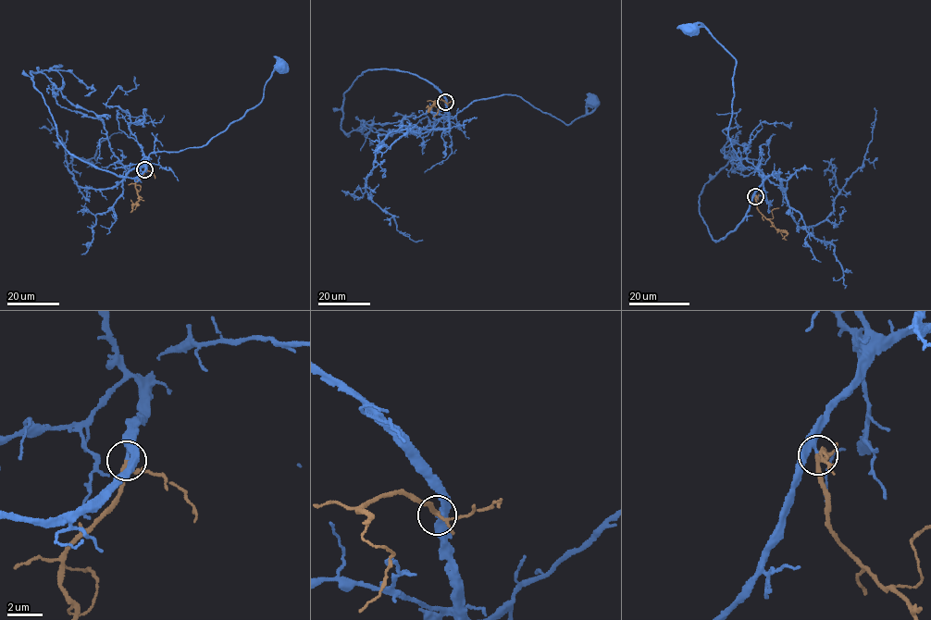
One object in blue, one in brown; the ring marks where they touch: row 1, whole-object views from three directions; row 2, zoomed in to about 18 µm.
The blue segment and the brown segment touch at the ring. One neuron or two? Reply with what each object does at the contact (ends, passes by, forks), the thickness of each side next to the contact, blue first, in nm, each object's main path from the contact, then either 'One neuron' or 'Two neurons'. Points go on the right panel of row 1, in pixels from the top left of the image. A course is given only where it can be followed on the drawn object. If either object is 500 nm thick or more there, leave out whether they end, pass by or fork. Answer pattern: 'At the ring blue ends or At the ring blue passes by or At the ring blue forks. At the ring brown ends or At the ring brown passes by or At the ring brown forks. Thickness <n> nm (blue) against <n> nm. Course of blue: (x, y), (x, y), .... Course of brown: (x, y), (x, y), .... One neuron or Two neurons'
At the ring blue passes by. At the ring brown forks. Thickness 240 nm (blue) against 170 nm. Course of blue: (755, 196), (763, 175), (743, 167), (731, 144), (727, 127), (735, 59), (704, 27), (688, 27), (690, 29). Course of brown: (755, 196), (757, 208), (777, 229), (785, 231), (786, 240). One neuron

